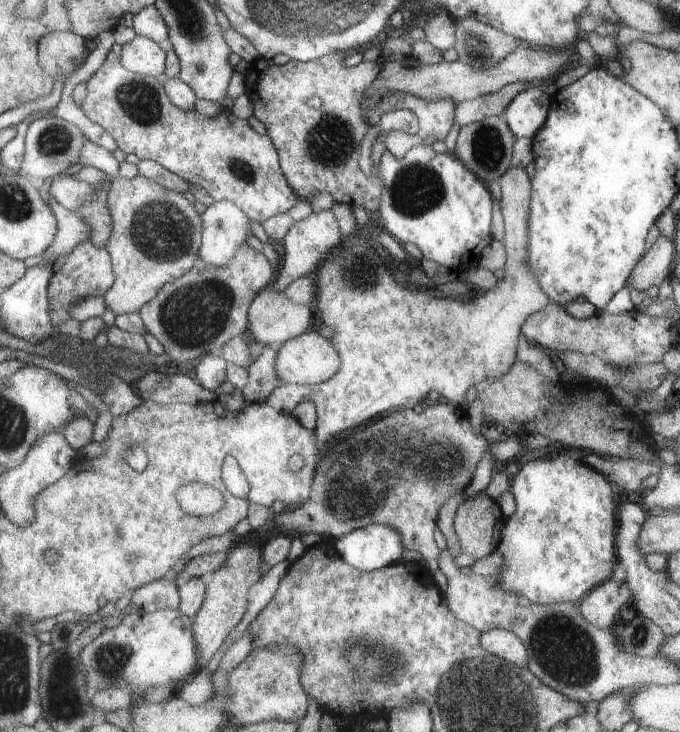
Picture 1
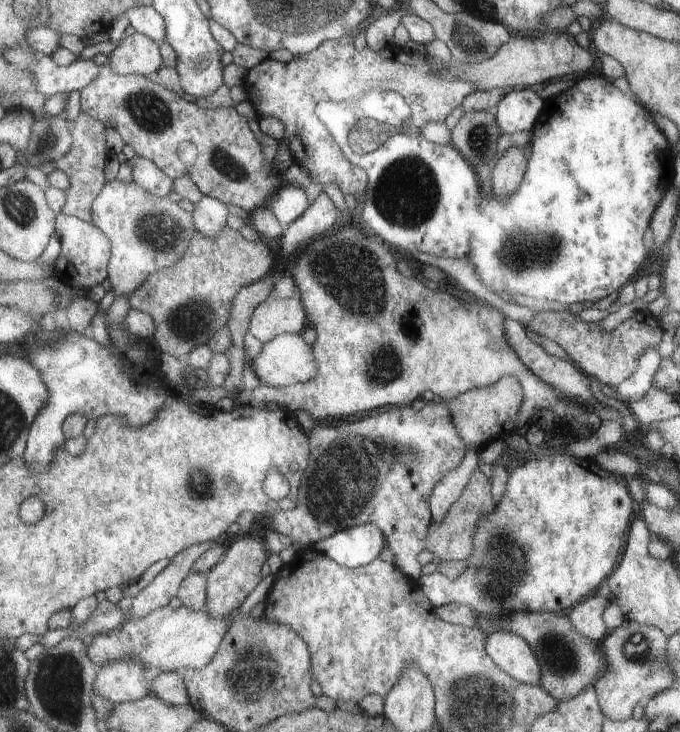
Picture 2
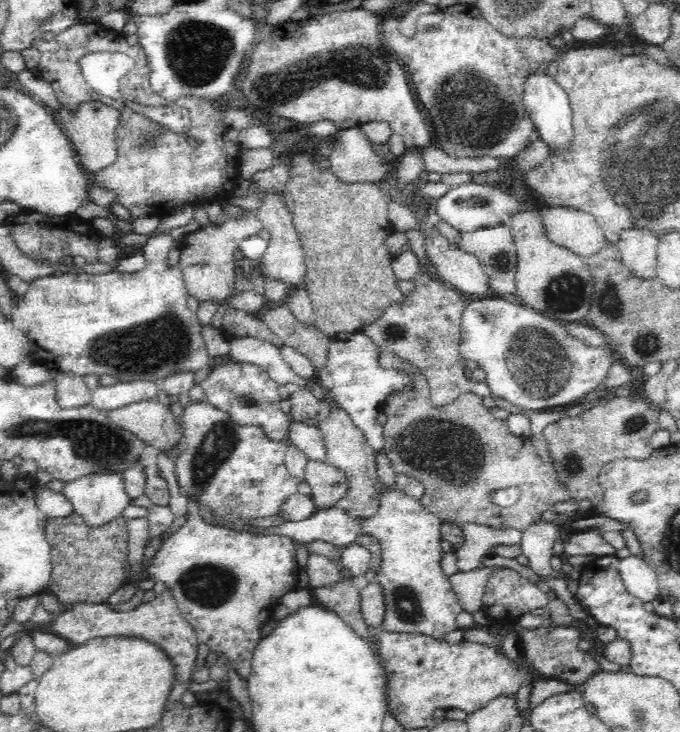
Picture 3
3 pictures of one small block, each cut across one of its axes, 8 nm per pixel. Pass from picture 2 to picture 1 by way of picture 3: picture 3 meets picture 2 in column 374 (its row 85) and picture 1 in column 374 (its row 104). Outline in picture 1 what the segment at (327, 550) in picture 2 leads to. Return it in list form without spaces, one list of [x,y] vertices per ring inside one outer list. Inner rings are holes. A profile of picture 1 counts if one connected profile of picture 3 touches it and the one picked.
[[[371,524],[363,530],[345,534],[333,546],[339,556],[359,572],[373,572],[399,564],[407,550],[401,534],[383,524]]]

